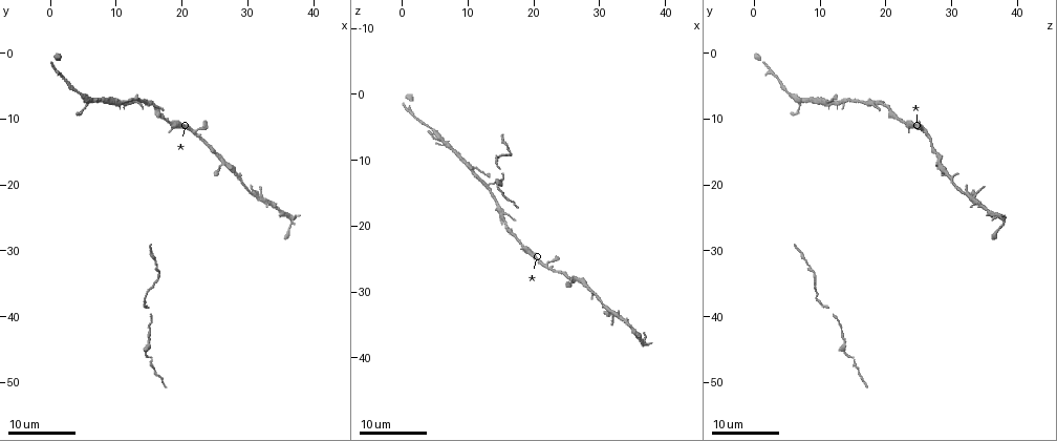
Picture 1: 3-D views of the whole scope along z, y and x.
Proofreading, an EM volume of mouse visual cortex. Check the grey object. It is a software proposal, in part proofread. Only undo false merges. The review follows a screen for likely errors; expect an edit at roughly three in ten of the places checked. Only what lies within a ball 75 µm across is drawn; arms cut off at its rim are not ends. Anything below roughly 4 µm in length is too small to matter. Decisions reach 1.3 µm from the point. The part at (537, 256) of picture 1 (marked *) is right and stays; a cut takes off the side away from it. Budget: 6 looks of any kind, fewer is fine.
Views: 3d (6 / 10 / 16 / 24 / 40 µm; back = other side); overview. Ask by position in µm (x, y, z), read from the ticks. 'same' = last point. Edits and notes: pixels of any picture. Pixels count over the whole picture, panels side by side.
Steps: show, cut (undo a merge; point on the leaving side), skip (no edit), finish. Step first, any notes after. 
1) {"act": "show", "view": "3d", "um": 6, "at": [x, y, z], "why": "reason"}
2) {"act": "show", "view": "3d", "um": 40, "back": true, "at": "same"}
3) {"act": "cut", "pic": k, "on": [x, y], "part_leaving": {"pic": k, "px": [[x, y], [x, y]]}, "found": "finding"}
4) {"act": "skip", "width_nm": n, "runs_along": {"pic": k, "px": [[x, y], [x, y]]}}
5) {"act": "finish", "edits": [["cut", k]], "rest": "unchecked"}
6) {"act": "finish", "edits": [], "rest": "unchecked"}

{"act": "show", "view": "3d", "um": 24, "at": [26.0, 17.0, 28.0], "why": "arms part here"}

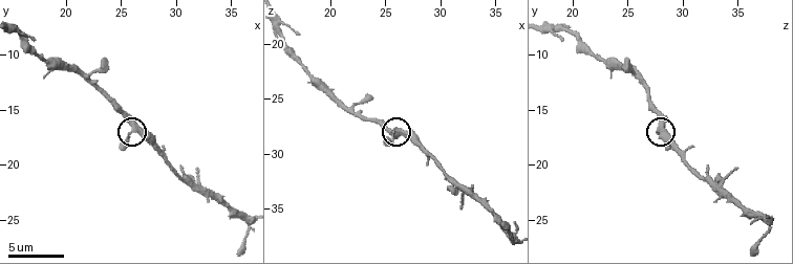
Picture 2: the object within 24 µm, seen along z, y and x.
{"act": "show", "view": "3d", "um": 10, "at": [26.4, 17.0, 28.0]}

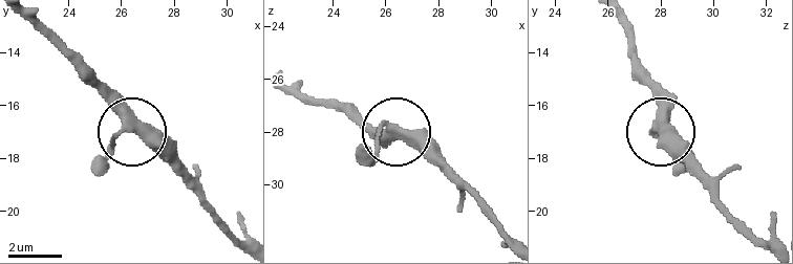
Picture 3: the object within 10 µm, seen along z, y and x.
{"act": "skip", "arms": 3, "runs_along": {"pic": 3, "px": [[29, 21], [183, 180]]}, "found": "one cell here"}

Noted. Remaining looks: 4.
{"act": "show", "view": "3d", "um": 24, "at": [10.5, 8.0, 11.5], "why": "three arms meet"}

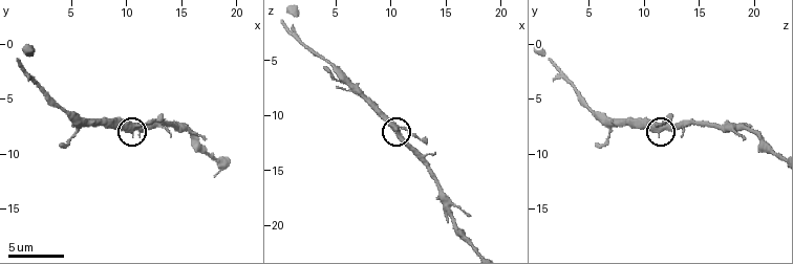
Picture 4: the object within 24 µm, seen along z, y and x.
{"act": "show", "view": "3d", "um": 6, "at": [10.4, 8.2, 11.2]}

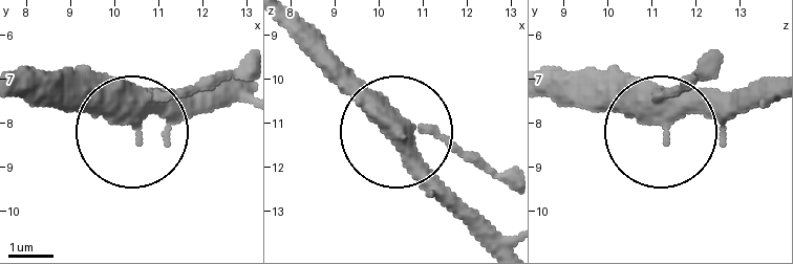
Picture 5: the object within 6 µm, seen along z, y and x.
{"act": "skip", "arms": 3, "runs_along": {"pic": 5, "px": [[501, 241], [302, 42]]}, "found": "one cell here"}

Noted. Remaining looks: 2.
{"act": "show", "view": "3d", "um": 16, "at": [16.0, 32.0, 8.0], "why": "narrows sharply"}

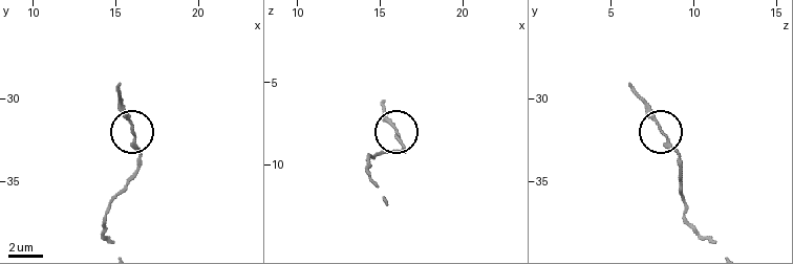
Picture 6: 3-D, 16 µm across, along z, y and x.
{"act": "show", "view": "3d", "um": 6, "at": [16.0, 32.1, 8.2]}

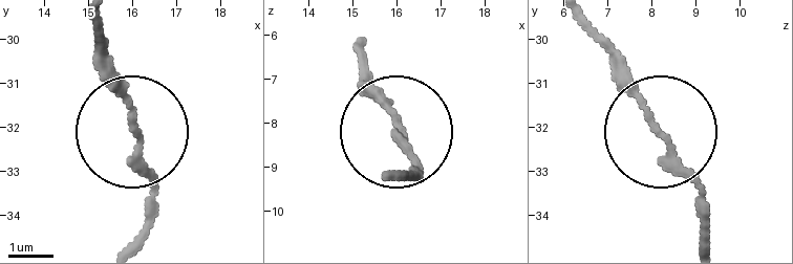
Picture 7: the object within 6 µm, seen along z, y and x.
{"act": "skip", "found": "continuous, no second cell"}

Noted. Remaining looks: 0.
{"act": "finish", "edits": [], "rest": "unchecked"}

